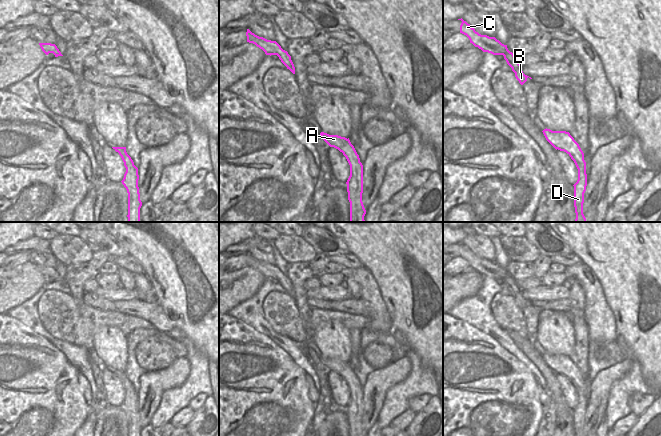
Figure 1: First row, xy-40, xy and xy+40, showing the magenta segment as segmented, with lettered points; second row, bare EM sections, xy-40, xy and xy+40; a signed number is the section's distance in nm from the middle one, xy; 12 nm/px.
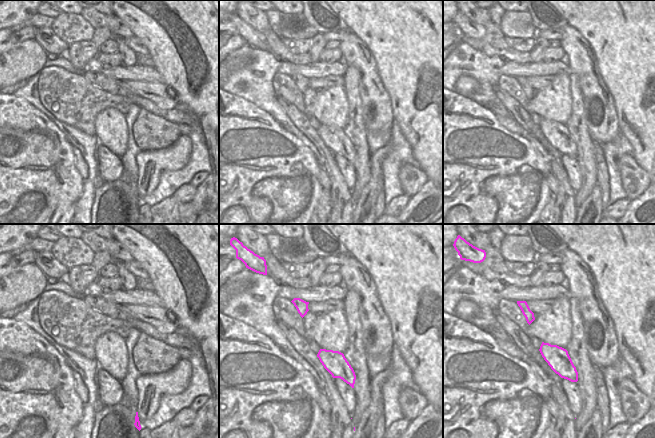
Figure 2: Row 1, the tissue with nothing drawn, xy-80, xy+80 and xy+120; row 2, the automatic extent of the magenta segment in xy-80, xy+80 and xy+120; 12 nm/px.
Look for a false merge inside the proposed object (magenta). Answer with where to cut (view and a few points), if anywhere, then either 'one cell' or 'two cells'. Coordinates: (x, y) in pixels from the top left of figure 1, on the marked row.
no cut | one cell

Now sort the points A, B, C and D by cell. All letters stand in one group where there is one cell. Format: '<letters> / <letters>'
A B C D

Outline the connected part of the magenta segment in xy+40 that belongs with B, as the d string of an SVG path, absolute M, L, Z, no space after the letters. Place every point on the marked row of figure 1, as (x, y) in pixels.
M462 18L458 20L462 21L460 25L460 33L466 35L469 38L470 43L481 49L483 52L488 52L493 55L503 55L507 64L515 73L515 77L519 83L523 85L527 81L529 76L523 73L521 65L518 63L514 54L508 50L507 45L502 44L495 37L479 34Z

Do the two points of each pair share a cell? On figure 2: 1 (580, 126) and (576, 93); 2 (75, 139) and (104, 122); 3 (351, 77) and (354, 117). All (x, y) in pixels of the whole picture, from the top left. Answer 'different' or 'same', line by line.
1: same
2: different
3: same

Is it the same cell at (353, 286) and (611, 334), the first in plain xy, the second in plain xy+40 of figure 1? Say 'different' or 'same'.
different

